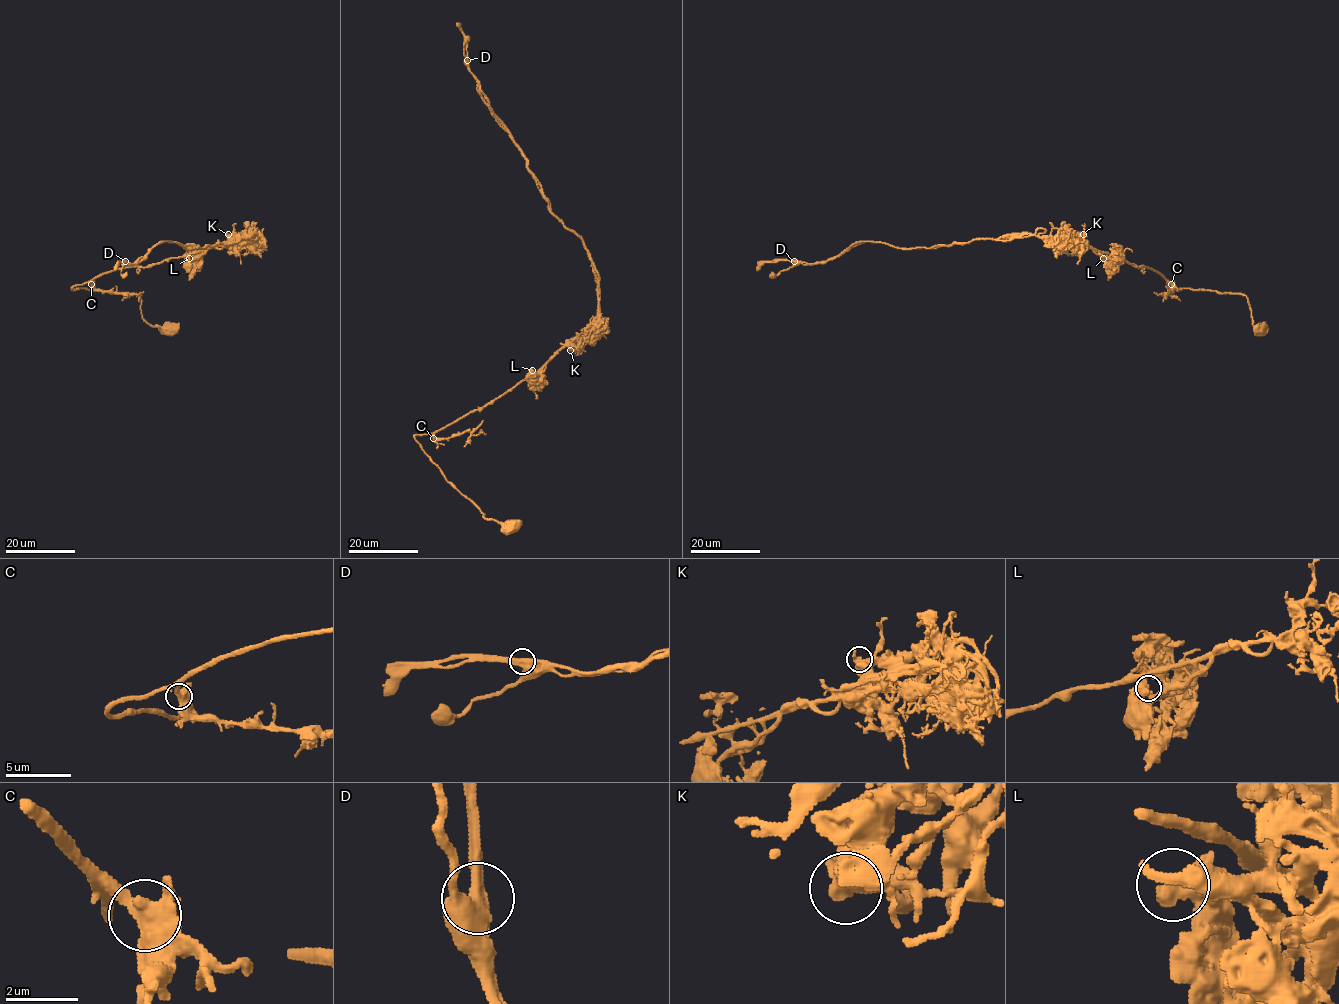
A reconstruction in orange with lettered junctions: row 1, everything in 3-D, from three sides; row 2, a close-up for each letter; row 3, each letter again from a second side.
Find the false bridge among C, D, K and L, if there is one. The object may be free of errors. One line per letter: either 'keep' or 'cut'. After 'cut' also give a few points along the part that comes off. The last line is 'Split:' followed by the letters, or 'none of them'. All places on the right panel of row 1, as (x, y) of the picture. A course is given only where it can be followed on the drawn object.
C: keep
D: cut | (794, 261), (826, 262), (861, 241), (915, 248), (1034, 234), (1089, 246), (1114, 272), (1123, 254), (1111, 244)
K: keep
L: keep
Split: D

